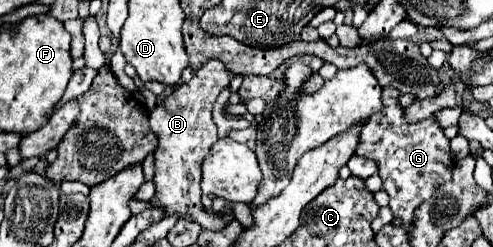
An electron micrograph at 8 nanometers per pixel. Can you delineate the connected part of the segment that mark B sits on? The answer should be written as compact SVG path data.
M207 60L203 68L197 70L195 78L187 84L179 84L173 94L169 94L159 106L149 112L149 126L159 136L159 146L155 150L155 196L151 206L165 210L165 216L189 218L201 224L203 230L223 230L233 222L235 214L227 206L221 212L203 208L201 204L201 164L211 146L217 142L217 128L211 118L211 108L219 92L229 84L229 74L223 62Z

